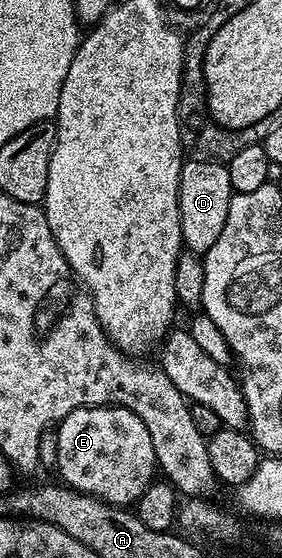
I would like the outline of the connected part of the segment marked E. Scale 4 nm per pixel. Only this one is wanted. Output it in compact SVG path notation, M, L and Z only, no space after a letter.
M92 405L86 409L71 411L56 426L58 435L58 463L56 472L61 472L60 480L70 489L98 497L108 505L133 507L139 498L149 490L155 479L159 466L155 459L155 447L147 427L143 427L143 419L130 409L120 409L117 405Z

